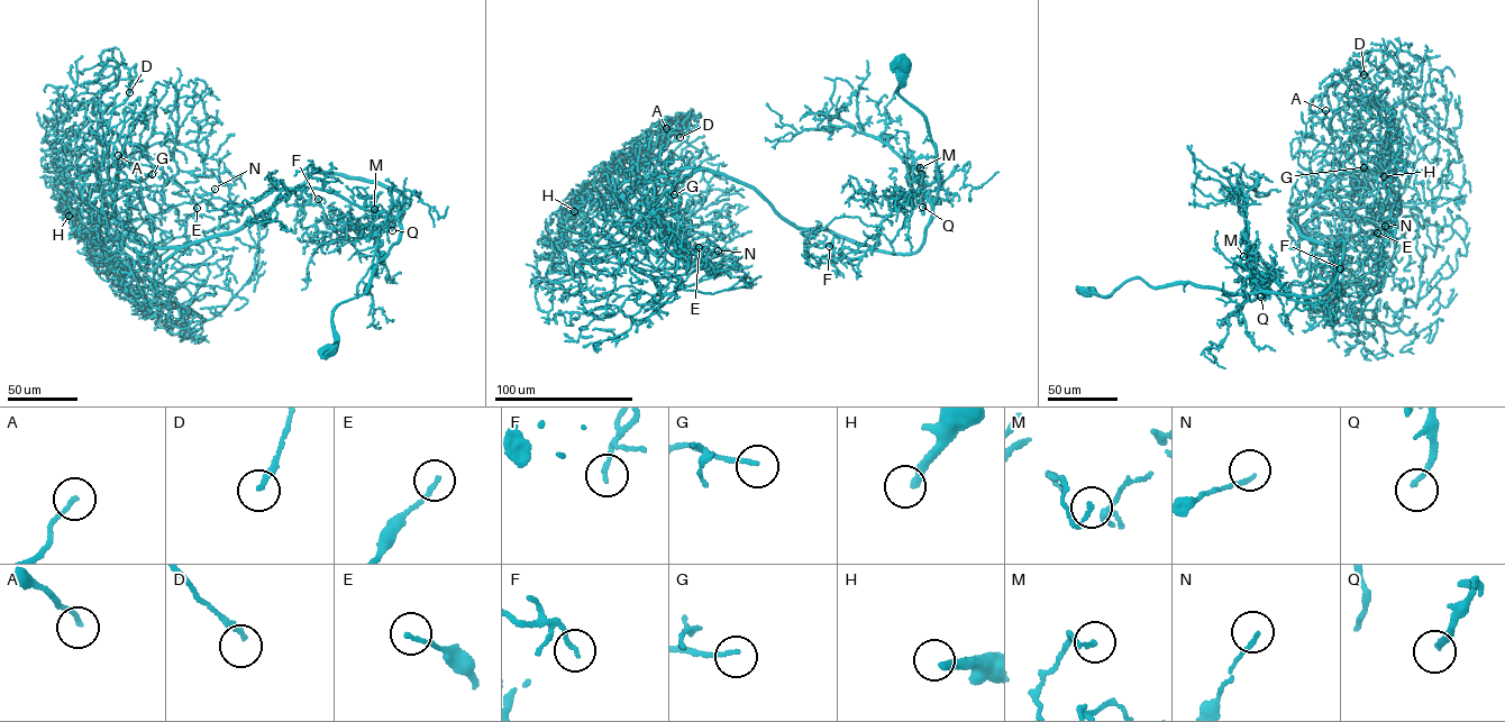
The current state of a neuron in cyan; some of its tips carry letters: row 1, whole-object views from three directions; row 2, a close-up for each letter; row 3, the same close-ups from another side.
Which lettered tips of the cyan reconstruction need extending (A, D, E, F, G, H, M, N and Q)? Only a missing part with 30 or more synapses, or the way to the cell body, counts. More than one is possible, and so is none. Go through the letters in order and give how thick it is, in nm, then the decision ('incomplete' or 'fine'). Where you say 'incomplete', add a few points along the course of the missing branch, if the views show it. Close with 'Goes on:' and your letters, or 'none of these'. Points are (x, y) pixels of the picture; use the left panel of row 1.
A: 140 nm thick; fine
D: 180 nm thick; fine
E: 150 nm thick; fine
F: 150 nm thick; fine
G: 120 nm thick; fine
H: 240 nm thick; incomplete; missing branch runs (69, 216), (74, 218), (80, 215), (84, 222), (72, 230), (69, 227)
M: 190 nm thick; fine
N: 120 nm thick; fine
Q: 180 nm thick; fine
Goes on: H

